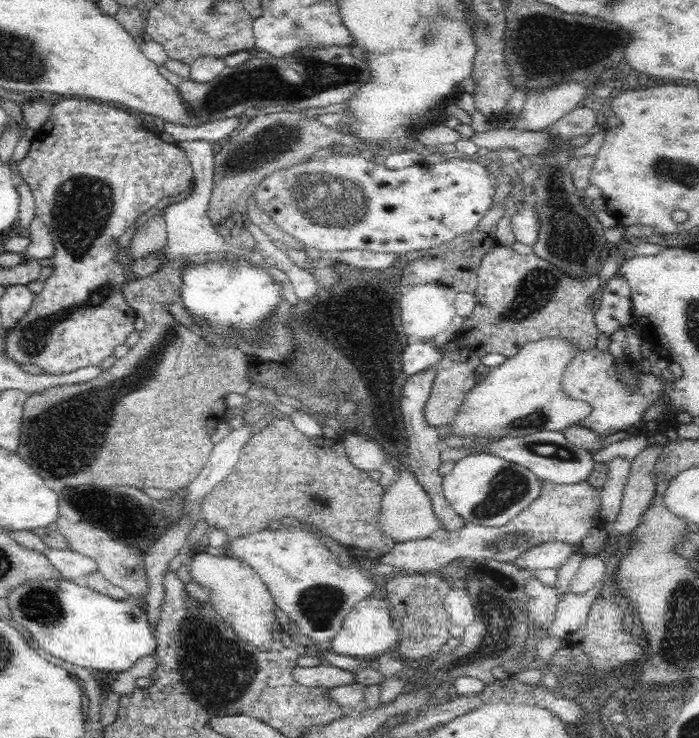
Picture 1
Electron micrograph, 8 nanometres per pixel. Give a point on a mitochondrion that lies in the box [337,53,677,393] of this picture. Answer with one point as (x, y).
(571, 240)

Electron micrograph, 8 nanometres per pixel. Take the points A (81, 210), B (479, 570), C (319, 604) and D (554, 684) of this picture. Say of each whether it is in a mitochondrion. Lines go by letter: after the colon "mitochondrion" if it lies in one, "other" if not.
A: mitochondrion
B: mitochondrion
C: mitochondrion
D: other

